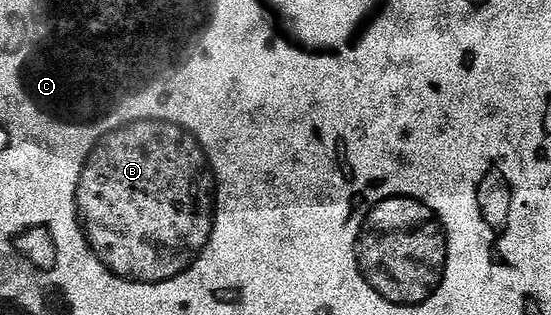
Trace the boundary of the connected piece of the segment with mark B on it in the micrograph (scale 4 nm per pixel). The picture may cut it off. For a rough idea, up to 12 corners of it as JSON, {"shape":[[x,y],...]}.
{"shape":[[141,115],[77,168],[76,236],[125,285],[184,281],[224,184],[200,130]]}

